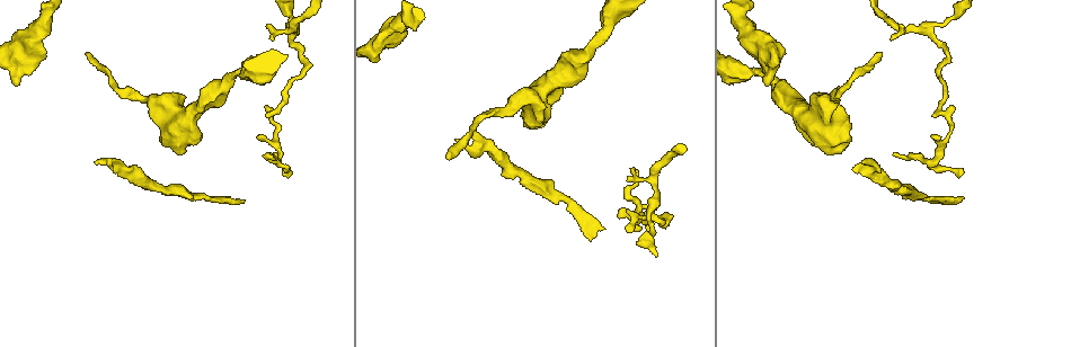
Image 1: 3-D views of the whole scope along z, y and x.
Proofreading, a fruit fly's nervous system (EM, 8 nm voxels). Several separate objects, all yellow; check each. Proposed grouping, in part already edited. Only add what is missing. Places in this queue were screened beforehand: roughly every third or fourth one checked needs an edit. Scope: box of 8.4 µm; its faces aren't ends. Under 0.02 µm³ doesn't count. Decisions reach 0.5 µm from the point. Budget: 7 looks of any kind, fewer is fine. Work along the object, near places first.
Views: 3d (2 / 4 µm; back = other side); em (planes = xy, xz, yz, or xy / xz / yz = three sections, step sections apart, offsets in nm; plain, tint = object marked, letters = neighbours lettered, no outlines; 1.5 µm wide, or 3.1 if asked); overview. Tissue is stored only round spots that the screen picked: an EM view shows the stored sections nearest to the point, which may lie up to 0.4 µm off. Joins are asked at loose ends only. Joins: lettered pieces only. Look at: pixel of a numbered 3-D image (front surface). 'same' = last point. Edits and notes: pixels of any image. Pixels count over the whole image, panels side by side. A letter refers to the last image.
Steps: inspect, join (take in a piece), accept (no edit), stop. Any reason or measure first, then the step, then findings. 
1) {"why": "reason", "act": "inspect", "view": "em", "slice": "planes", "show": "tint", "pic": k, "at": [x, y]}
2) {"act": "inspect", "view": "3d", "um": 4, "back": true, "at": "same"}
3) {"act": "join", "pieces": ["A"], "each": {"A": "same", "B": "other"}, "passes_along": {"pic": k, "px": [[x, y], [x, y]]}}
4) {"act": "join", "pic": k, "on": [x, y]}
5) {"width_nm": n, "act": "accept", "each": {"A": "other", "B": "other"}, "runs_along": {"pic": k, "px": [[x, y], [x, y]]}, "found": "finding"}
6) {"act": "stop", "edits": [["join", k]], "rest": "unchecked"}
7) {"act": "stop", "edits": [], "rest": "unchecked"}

{"why": "branch stops here", "act": "inspect", "view": "3d", "um": 2, "back": true, "pic": 1, "at": [560, 92]}

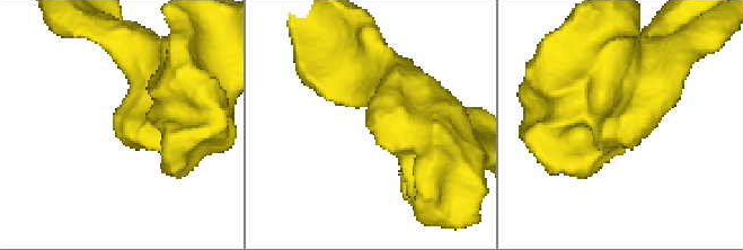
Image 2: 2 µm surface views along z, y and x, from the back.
{"why": "shape alone is not enough", "act": "inspect", "view": "em", "slice": "planes", "show": "letters", "pic": 2, "at": [115, 128]}

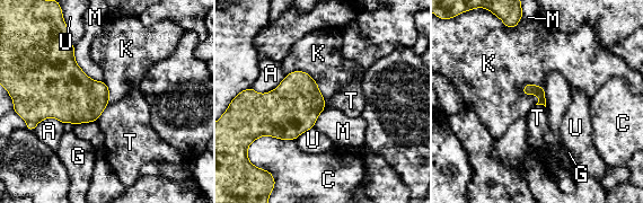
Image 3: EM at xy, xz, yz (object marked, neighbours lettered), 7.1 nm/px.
{"act": "accept", "each": {"A": "other", "C": "other", "G": "other", "K": "other", "M": "other", "T": "other", "U": "other"}, "border": {"pic": 3, "px": [[285, 74], [305, 71], [325, 99]]}, "found": "no lettered piece goes on from it"}

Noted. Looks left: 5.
{"why": "tapers out", "act": "inspect", "view": "3d", "um": 4, "pic": 1, "at": [962, 173]}

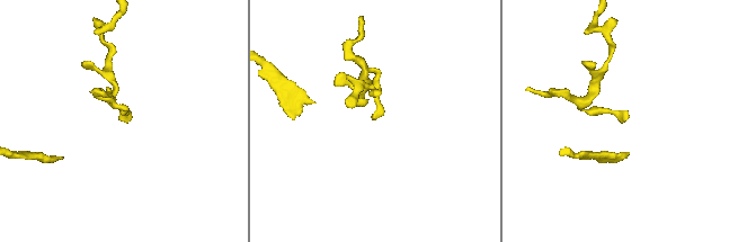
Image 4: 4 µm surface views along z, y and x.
{"why": "need the tissue", "act": "inspect", "view": "em", "slice": "xz", "step": 4, "show": "plain", "pic": 4, "at": [122, 120]}

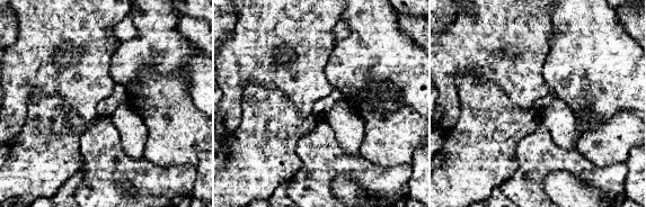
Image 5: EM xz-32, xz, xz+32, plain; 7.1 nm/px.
{"why": "what lies round it", "act": "inspect", "view": "em", "slice": "xz", "step": 4, "show": "letters", "at": "same"}

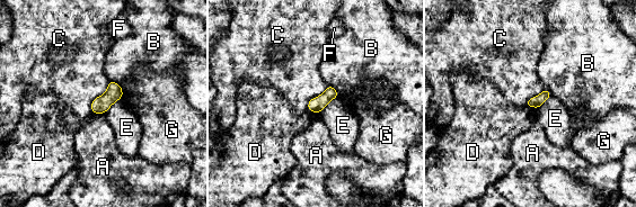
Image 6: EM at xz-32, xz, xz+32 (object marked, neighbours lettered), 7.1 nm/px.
{"act": "accept", "each": {"A": "other", "B": "other", "C": "other", "D": "other", "E": "other", "F": "other", "G": "other"}, "found": "none of them fits"}

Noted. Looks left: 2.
{"why": "an open end", "act": "inspect", "view": "3d", "um": 4, "pic": 1, "at": [87, 53]}

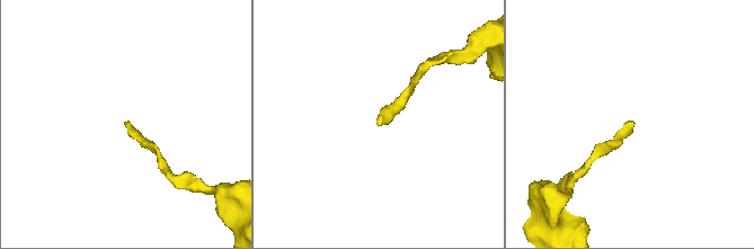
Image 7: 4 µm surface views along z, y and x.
{"why": "shape alone is not enough", "act": "inspect", "view": "em", "slice": "planes", "show": "letters", "pic": 7, "at": [124, 124]}

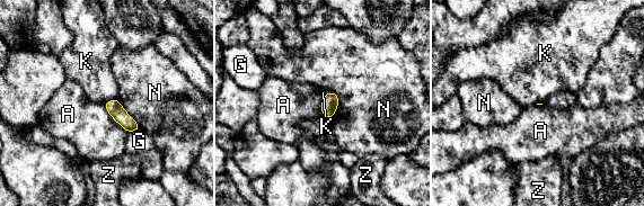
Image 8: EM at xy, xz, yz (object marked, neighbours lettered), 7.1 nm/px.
{"act": "accept", "each": {"A": "other", "G": "other", "K": "other", "N": "other", "Z": "other"}, "found": "none of them fits"}

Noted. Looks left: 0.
{"act": "stop", "edits": [], "rest": "unchecked"}

